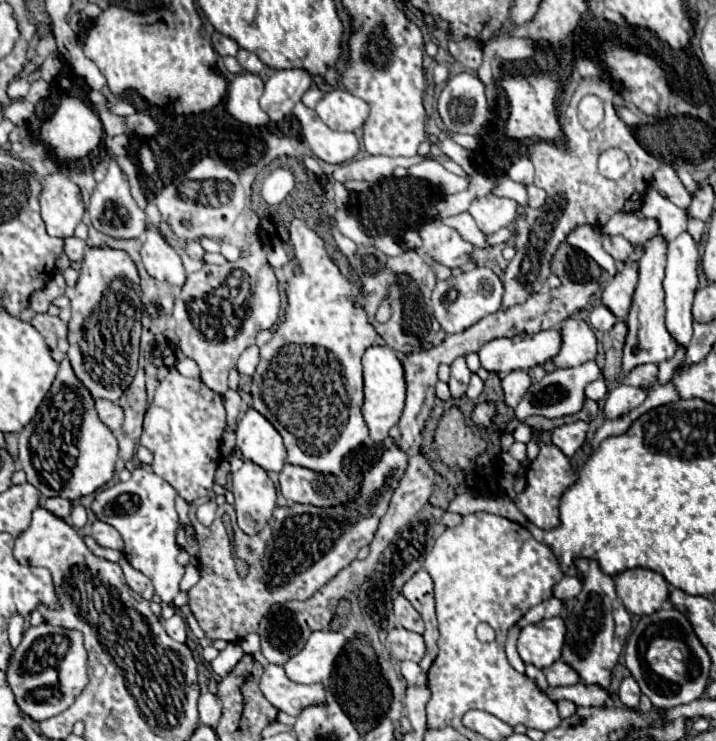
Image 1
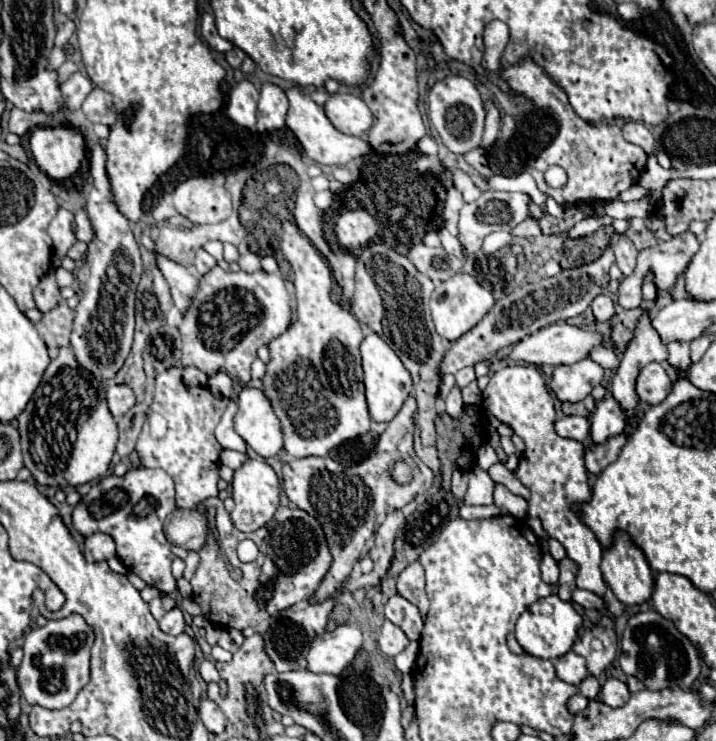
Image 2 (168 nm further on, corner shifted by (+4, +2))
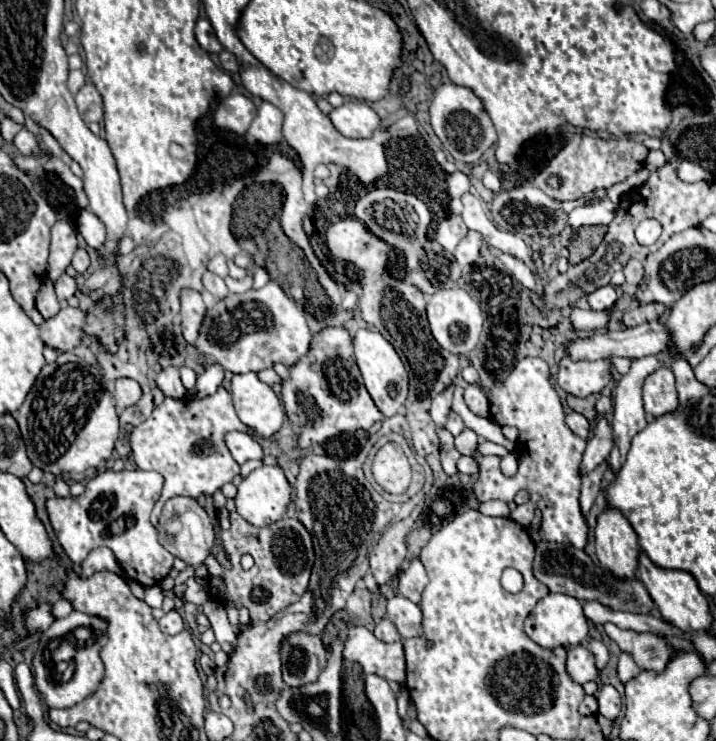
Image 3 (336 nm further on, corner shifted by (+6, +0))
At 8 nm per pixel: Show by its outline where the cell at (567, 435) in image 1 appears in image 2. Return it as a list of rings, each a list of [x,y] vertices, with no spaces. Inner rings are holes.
[[[569,415],[569,417],[563,417],[555,423],[555,431],[561,437],[575,439],[575,441],[585,441],[589,437],[589,421],[585,417]]]

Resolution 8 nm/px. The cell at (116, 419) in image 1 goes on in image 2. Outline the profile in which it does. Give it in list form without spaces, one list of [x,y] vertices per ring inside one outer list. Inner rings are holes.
[[[111,385],[107,387],[107,403],[113,417],[119,419],[137,403],[137,399],[129,385]]]

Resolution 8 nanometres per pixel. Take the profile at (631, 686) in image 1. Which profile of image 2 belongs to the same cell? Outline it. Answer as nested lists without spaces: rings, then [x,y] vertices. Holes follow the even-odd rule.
[[[607,679],[605,683],[603,683],[603,687],[601,687],[601,701],[605,703],[605,705],[609,705],[609,707],[621,707],[621,705],[625,705],[627,703],[627,699],[629,699],[629,689],[627,689],[627,685],[623,683],[623,681],[619,681],[619,679]]]

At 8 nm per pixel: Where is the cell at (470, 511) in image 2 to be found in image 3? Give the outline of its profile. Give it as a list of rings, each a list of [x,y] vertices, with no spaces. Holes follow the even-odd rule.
[[[487,501],[479,505],[479,511],[483,515],[491,515],[491,517],[509,517],[509,509],[505,501]]]

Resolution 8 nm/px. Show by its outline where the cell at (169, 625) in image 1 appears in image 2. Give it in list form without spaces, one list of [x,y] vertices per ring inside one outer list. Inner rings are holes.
[[[171,609],[169,613],[165,613],[165,617],[159,621],[159,627],[161,631],[169,633],[169,635],[179,635],[183,633],[183,627],[185,627],[185,621],[183,621],[183,613],[181,609]]]

